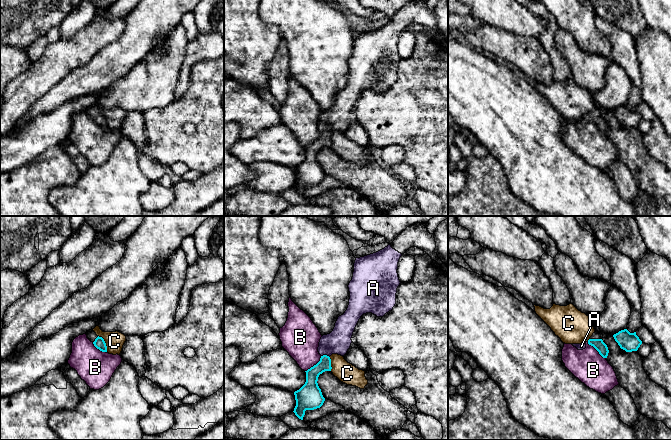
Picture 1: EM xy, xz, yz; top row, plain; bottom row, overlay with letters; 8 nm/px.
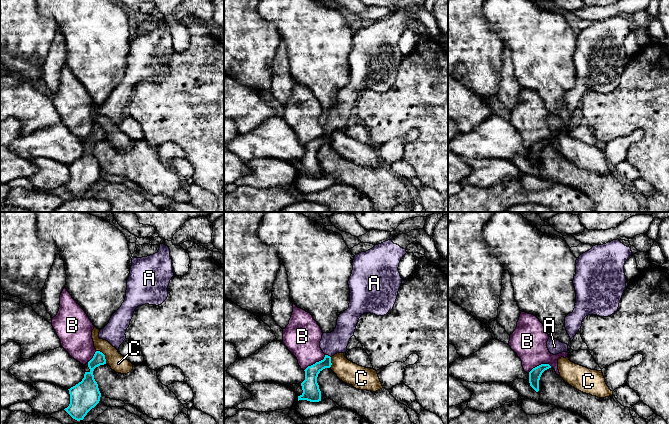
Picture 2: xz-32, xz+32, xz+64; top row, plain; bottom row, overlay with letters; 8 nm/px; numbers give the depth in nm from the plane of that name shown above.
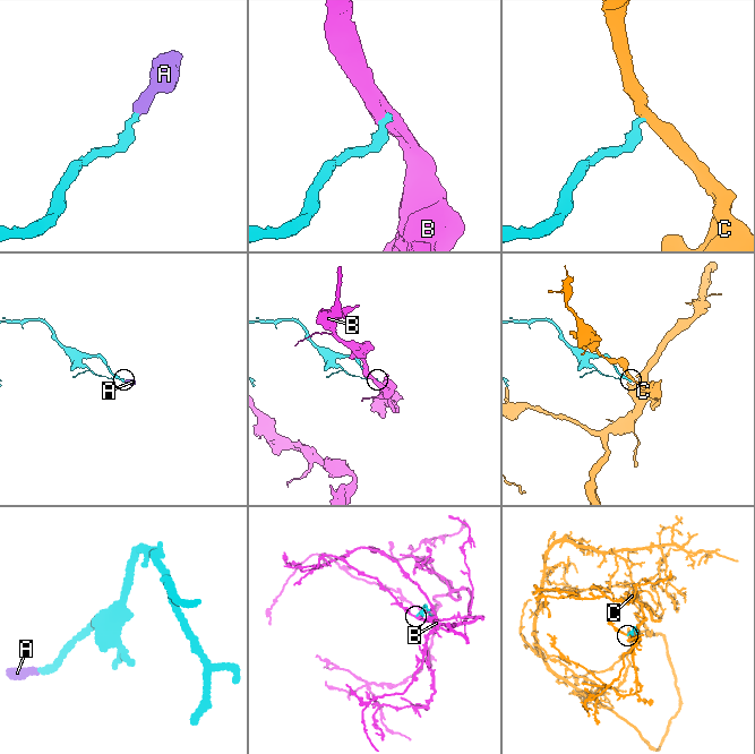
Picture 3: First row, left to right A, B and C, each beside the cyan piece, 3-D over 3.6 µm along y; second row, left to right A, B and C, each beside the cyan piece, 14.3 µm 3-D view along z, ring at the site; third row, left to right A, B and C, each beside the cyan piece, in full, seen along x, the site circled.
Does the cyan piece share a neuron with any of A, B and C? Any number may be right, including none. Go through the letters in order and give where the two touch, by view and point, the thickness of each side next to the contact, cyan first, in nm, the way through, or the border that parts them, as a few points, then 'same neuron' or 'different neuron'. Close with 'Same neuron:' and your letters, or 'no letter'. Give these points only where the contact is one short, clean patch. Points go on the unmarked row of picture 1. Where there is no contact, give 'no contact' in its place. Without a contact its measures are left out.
A: meets cyan in xz at (325, 131); 110 nm thick on the cyan side, 190 nm on the other; runs through xz (312, 150), (325, 137), (325, 131), (339, 116); same neuron
B: meets cyan in yz at (596, 125); 90 nm thick on the cyan side, 260 nm on the other; border along yz (587, 117), (605, 134); different neuron
C: meets cyan in xy at (105, 119); 90 nm thick on the cyan side, 150 nm on the other; border along xy (98, 111), (103, 115), (107, 127); different neuron
Same neuron: A

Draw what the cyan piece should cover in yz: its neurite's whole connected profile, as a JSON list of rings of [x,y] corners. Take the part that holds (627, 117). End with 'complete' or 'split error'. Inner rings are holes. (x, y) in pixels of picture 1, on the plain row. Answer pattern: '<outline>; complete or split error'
[[[627,105],[621,106],[613,111],[615,117],[621,125],[626,128],[637,127],[642,117],[636,111],[636,108],[630,109]]]; complete

